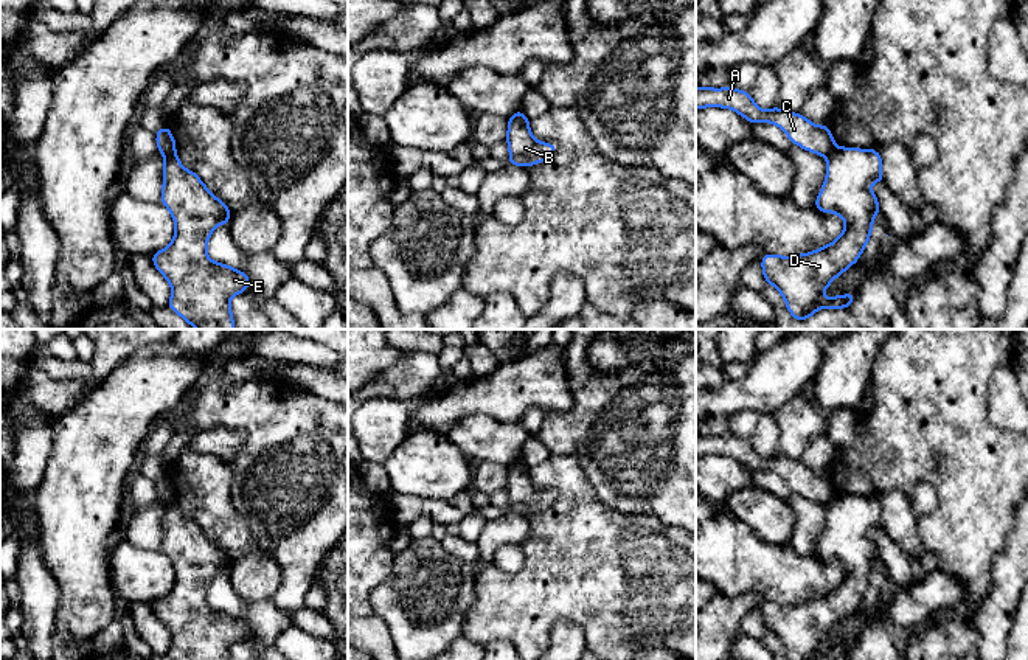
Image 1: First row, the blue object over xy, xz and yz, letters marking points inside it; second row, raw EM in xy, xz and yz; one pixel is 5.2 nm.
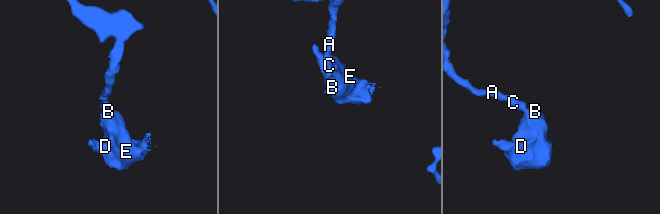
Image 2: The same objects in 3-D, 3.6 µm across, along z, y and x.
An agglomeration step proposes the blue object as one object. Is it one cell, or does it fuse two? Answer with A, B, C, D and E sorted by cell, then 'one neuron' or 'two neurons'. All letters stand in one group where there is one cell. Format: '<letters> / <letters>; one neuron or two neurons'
A C / B D E; two neurons

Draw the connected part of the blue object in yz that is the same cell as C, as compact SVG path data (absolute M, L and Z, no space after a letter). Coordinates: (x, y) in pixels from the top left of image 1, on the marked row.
M735 87L725 89L696 89L696 110L702 107L724 107L738 112L742 118L752 123L772 123L776 124L794 144L828 157L835 143L829 126L817 126L801 113L794 113L786 109L772 107L769 110L759 109L748 92Z

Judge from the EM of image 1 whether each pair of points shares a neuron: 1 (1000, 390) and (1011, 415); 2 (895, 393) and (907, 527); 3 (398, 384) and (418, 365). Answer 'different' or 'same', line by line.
1: same
2: different
3: same

